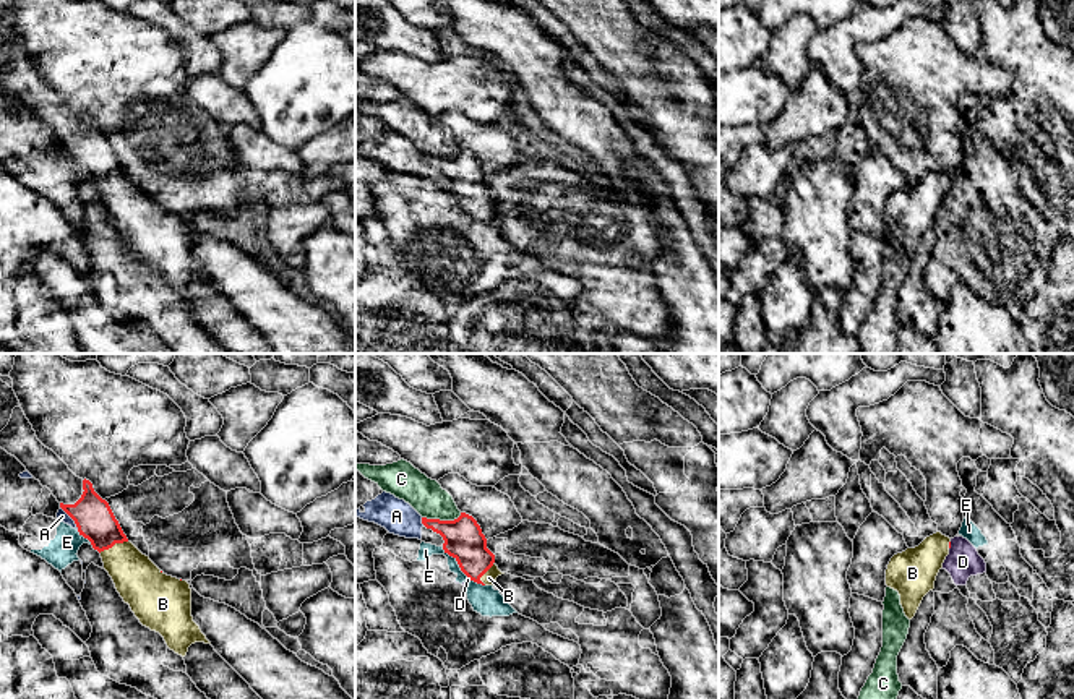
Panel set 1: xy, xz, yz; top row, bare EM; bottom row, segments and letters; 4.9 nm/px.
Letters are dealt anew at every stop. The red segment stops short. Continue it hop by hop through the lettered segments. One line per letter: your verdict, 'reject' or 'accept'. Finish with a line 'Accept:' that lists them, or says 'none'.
A: reject
B: accept
C: reject
D: reject
E: reject
Accept: B

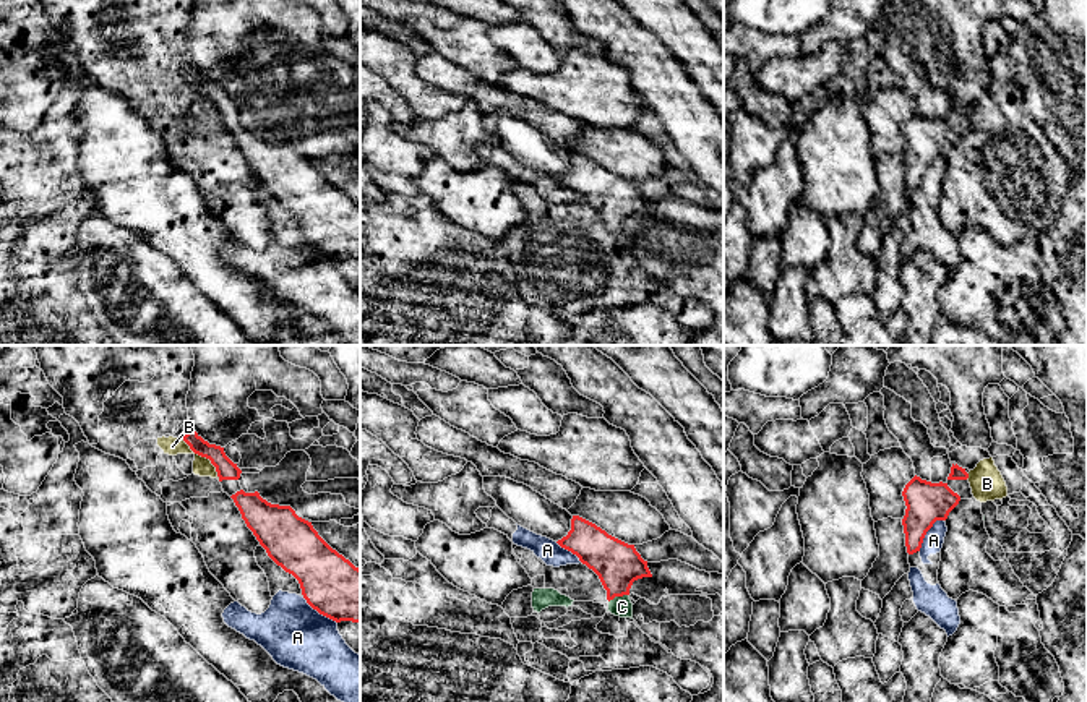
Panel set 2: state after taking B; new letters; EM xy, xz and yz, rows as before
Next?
A: reject
B: reject
C: reject
Accept: none

